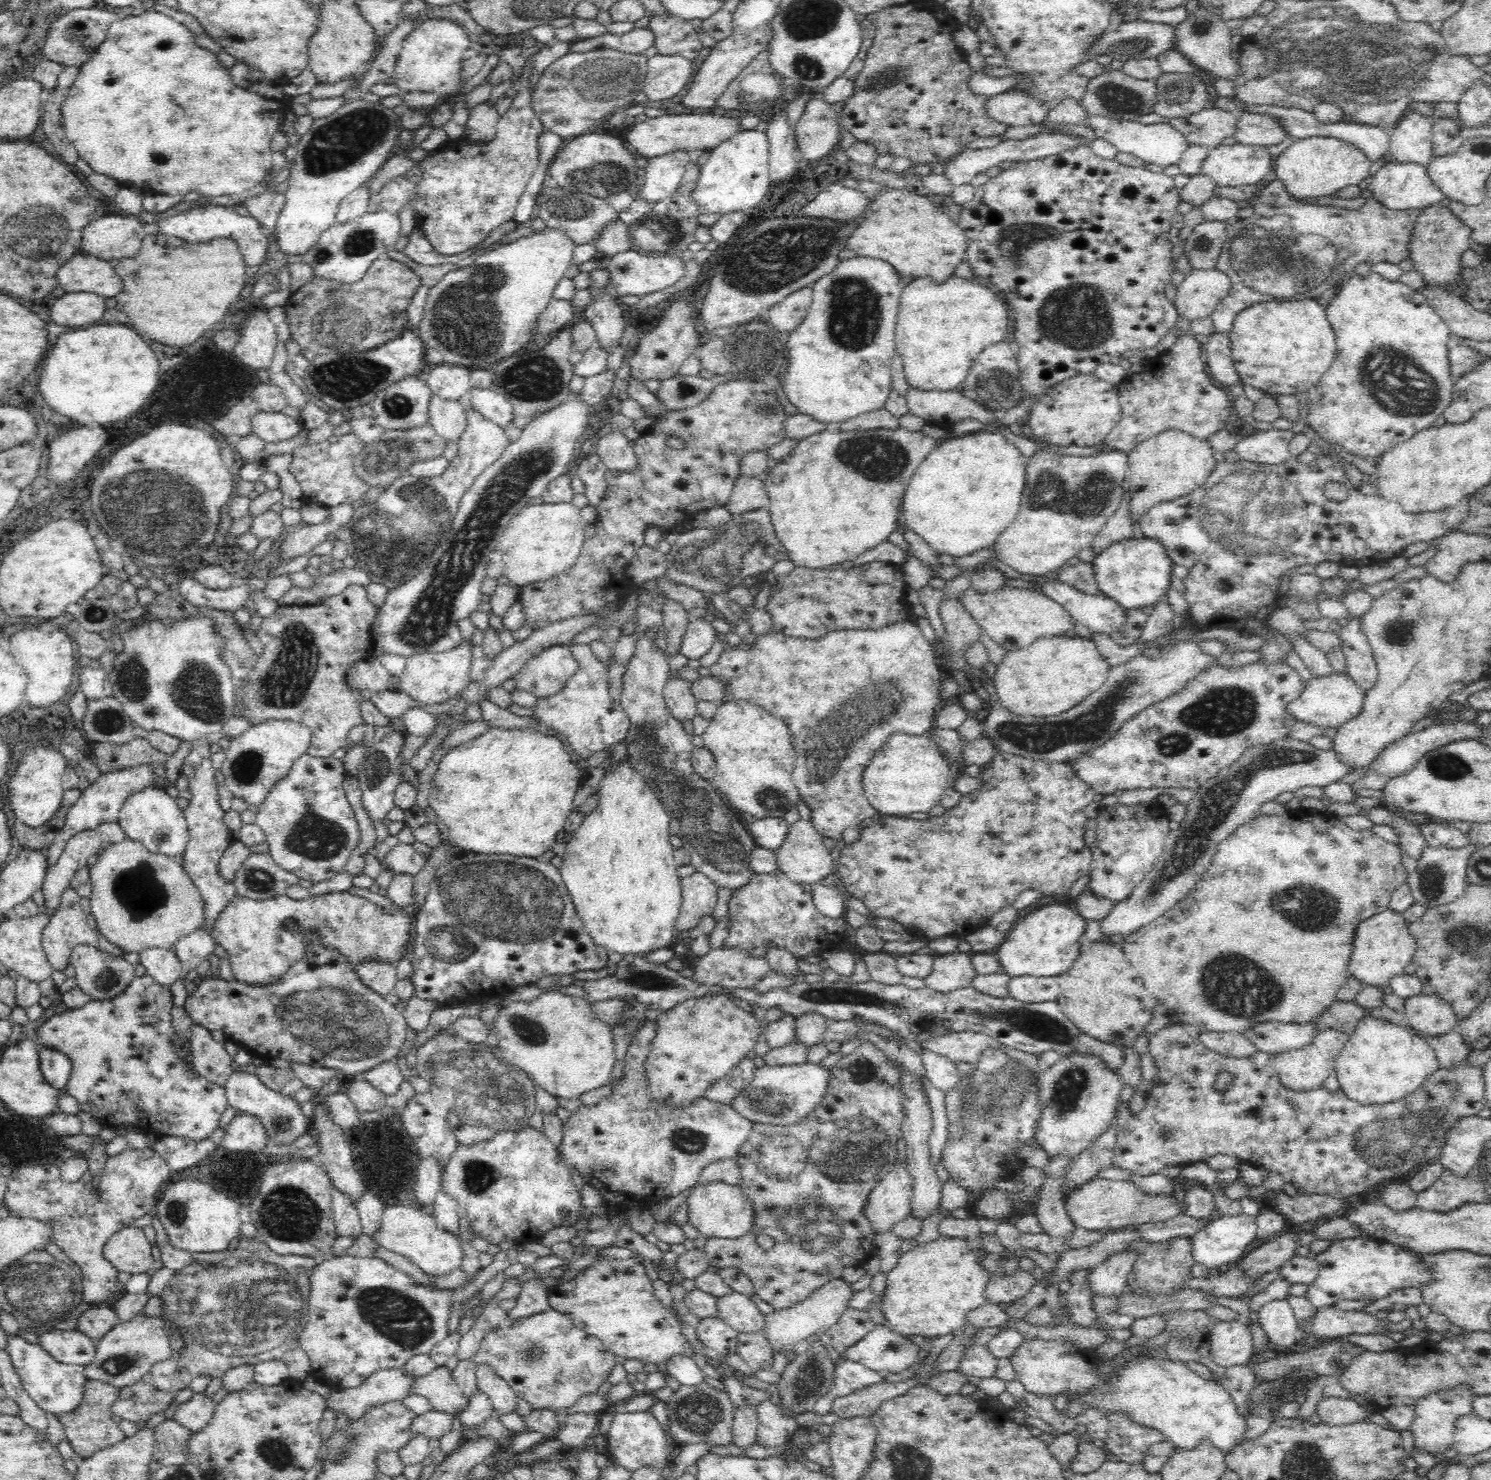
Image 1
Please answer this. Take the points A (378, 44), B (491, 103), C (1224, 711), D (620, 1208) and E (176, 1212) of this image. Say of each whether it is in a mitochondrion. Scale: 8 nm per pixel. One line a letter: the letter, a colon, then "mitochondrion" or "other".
A: other
B: other
C: mitochondrion
D: other
E: mitochondrion

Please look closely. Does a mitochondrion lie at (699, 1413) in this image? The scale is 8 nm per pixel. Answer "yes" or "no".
yes

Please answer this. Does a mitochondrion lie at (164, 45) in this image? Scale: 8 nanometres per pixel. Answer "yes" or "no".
no

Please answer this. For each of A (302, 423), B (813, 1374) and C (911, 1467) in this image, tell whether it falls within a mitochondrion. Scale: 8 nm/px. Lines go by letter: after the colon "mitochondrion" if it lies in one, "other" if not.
A: other
B: mitochondrion
C: mitochondrion

